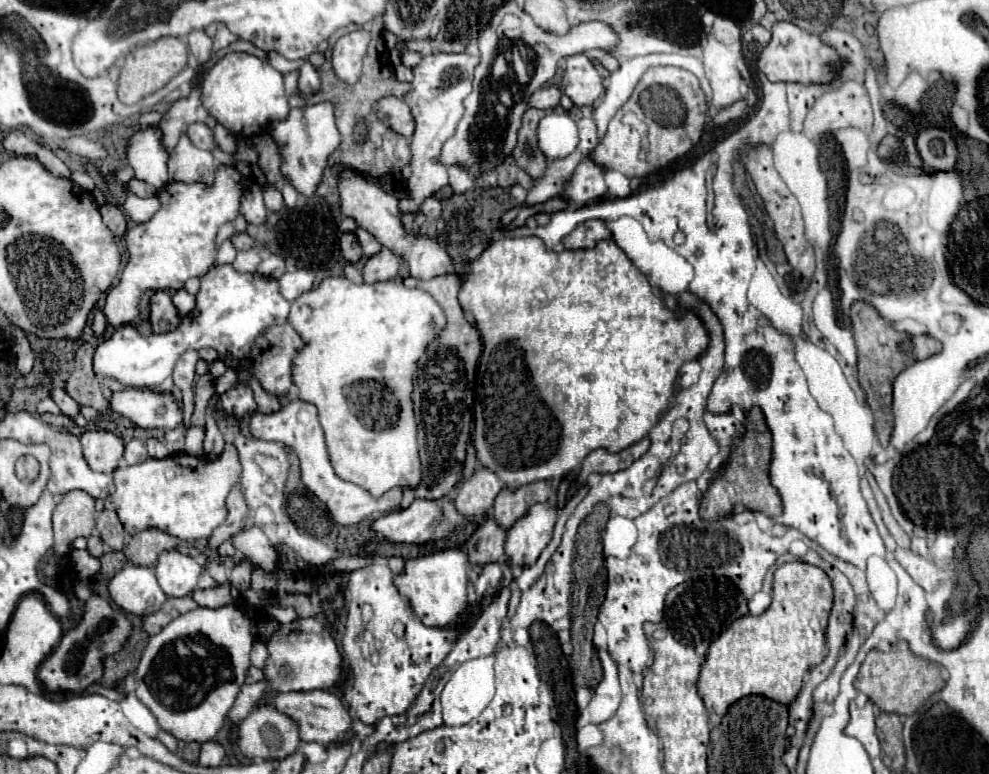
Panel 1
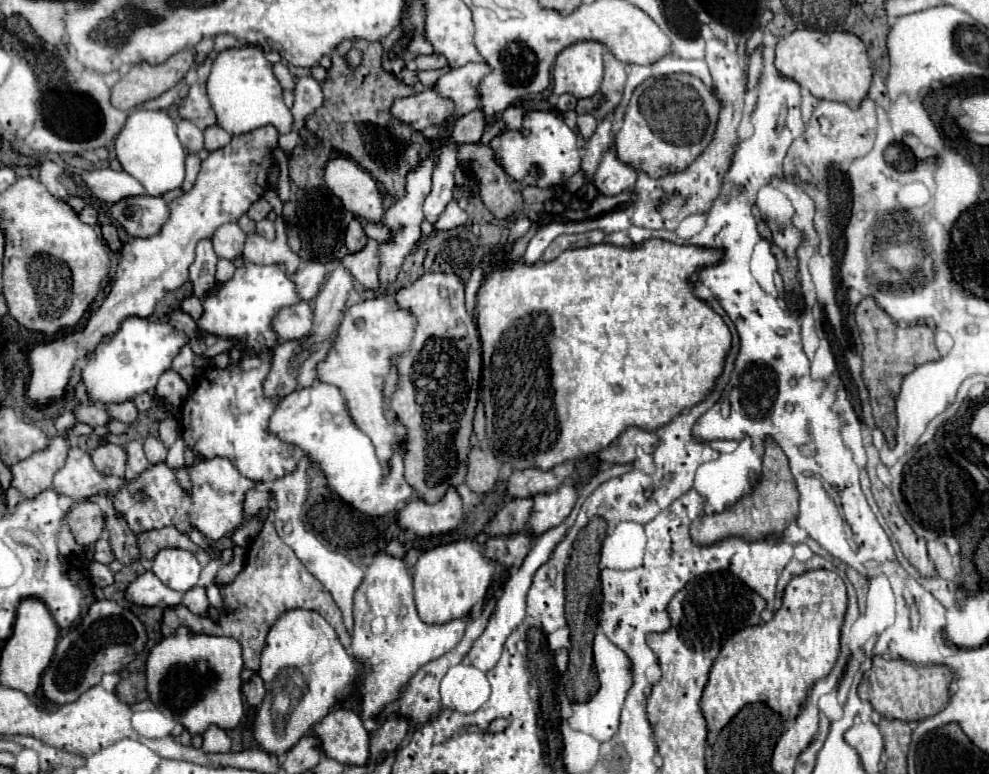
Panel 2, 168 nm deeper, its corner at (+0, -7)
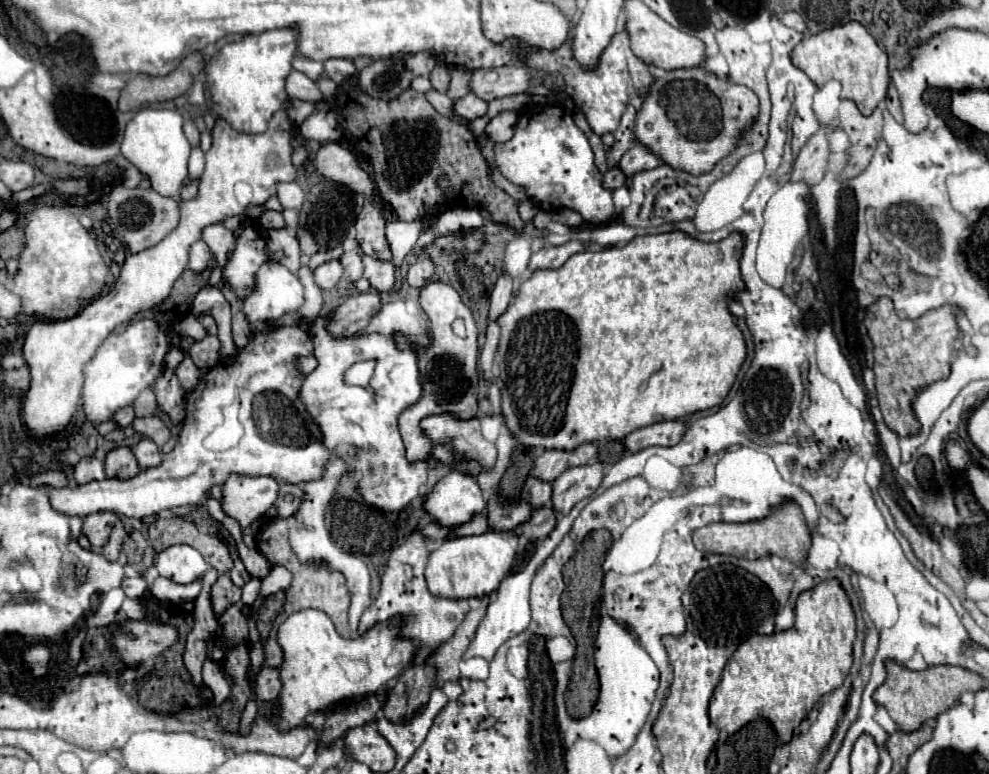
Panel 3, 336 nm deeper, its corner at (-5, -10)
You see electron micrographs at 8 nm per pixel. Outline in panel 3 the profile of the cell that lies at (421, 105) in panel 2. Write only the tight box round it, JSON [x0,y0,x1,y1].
[455,93,487,121]

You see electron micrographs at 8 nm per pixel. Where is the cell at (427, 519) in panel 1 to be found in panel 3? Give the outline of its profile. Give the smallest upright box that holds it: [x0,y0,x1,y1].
[425,469,485,527]

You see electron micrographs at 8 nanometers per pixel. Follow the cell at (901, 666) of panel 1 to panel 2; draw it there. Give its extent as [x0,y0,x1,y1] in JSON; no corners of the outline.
[858,656,952,722]

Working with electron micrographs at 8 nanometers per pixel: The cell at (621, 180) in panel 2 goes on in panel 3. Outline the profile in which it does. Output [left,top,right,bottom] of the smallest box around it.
[619,143,663,175]

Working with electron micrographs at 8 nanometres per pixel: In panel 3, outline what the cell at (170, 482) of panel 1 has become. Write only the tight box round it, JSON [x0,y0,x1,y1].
[221,475,279,529]

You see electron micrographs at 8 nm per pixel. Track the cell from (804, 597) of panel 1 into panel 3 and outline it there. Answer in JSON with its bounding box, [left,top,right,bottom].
[709,579,855,743]

